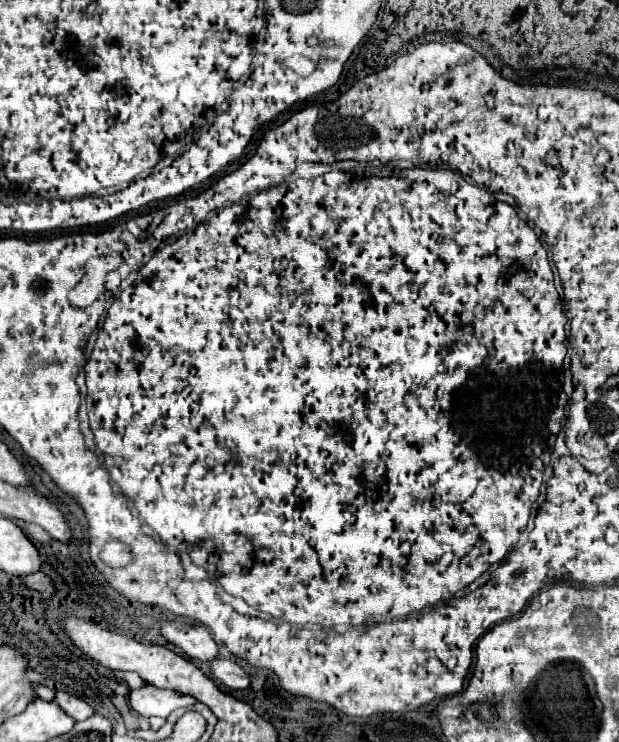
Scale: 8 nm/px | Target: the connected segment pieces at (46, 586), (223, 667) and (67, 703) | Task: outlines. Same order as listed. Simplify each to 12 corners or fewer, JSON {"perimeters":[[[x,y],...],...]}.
{"perimeters":[[[44,572],[24,576],[22,582],[42,594],[54,596],[56,586]],[[216,658],[212,676],[226,688],[246,690],[250,676],[240,664]],[[56,692],[58,704],[68,716],[86,720],[94,714],[86,700]]]}

